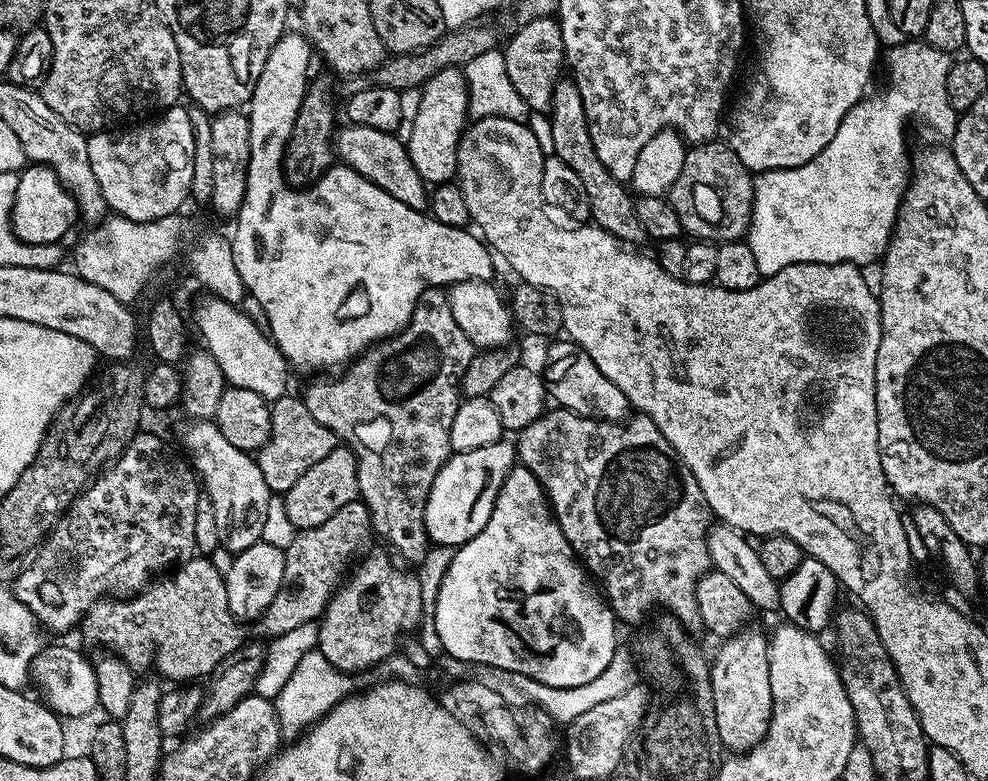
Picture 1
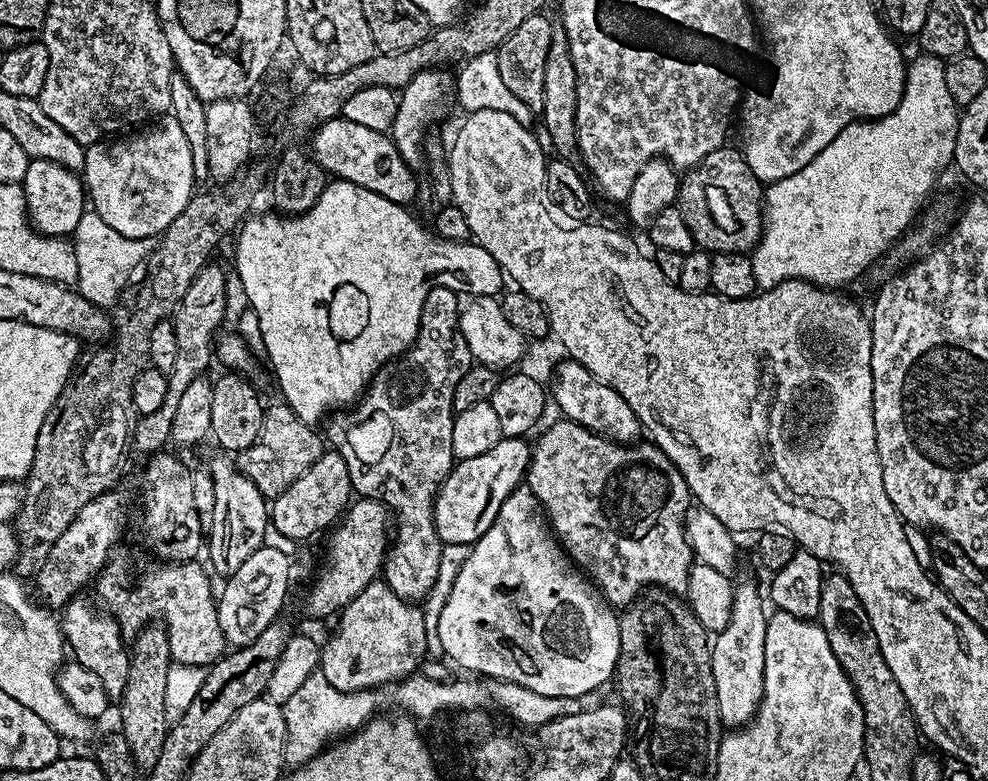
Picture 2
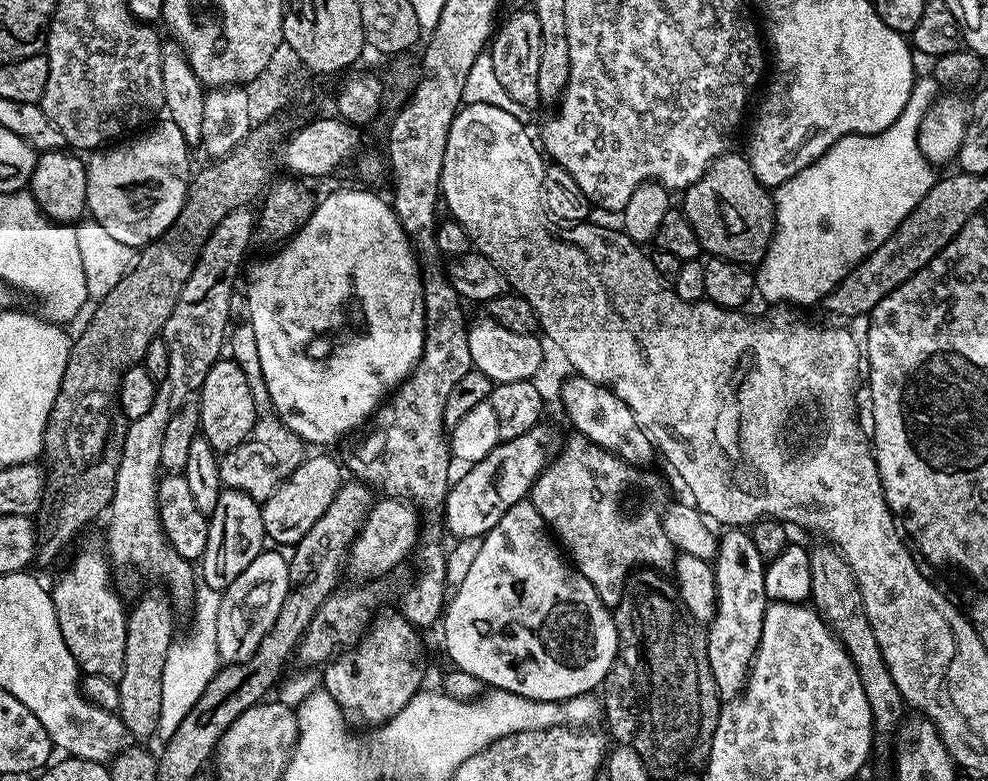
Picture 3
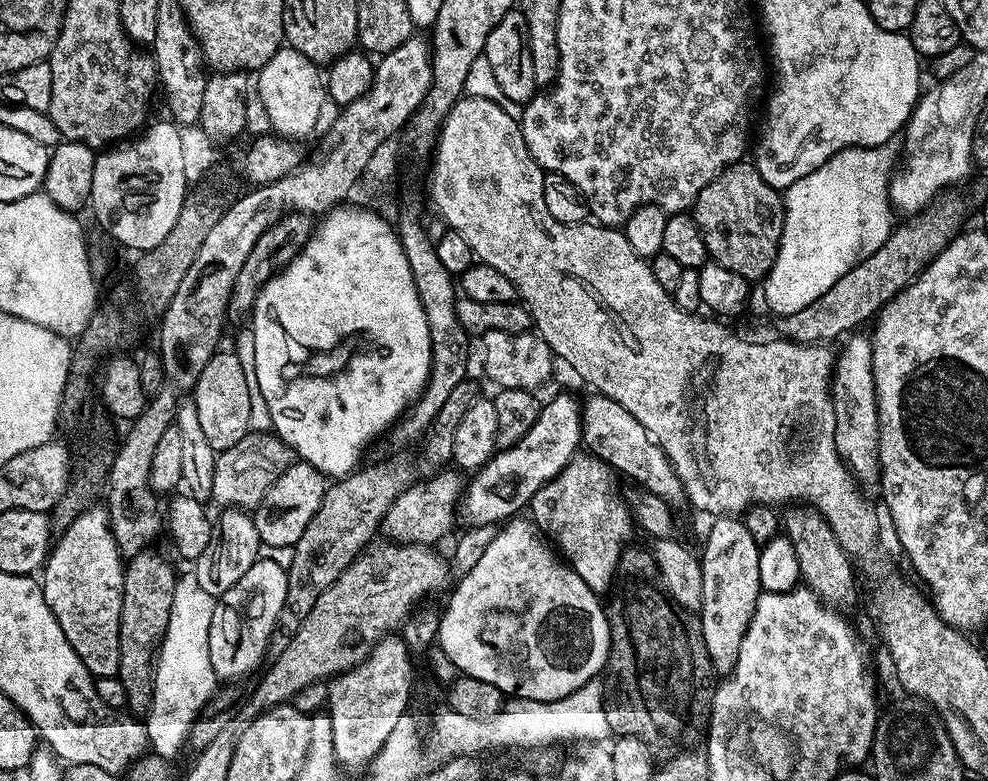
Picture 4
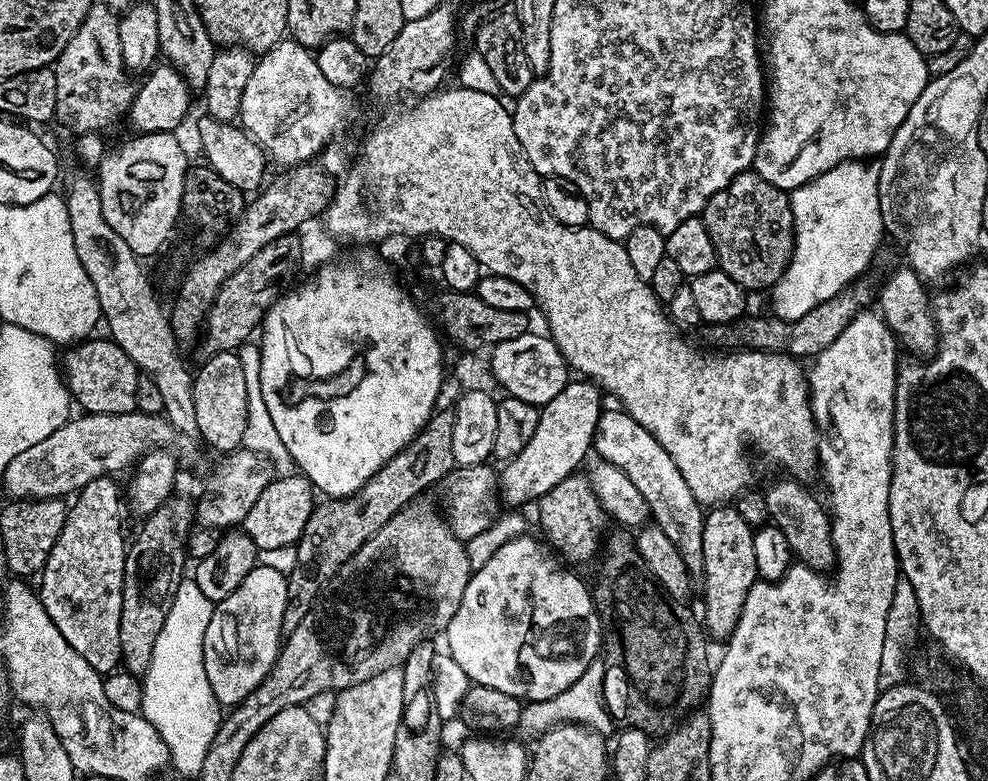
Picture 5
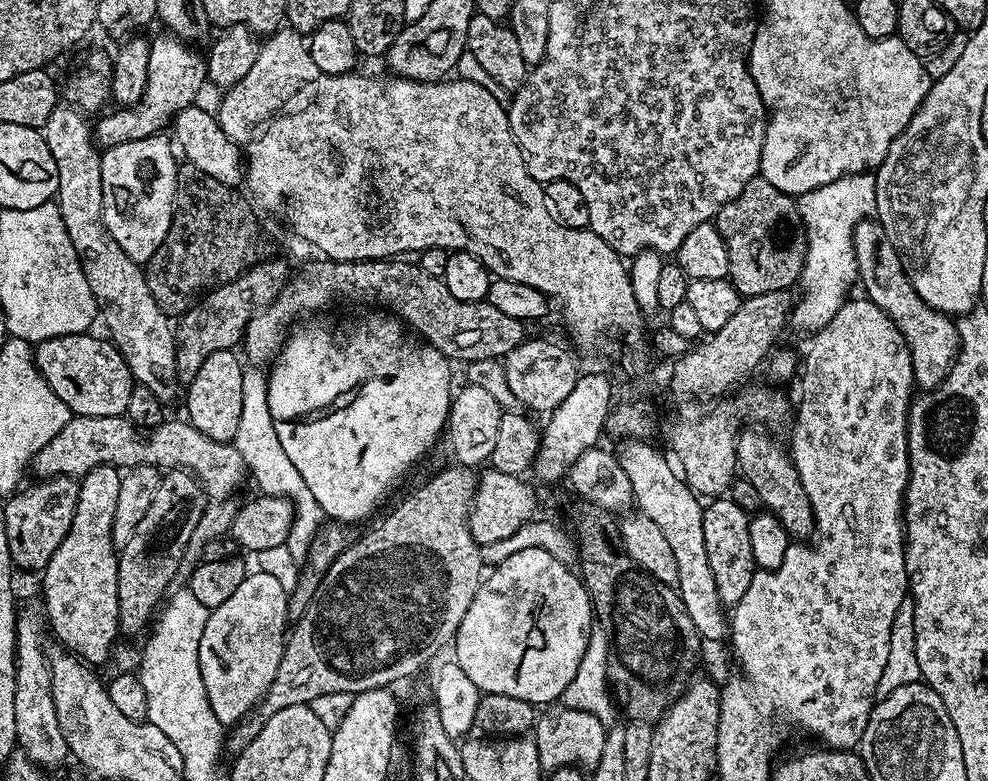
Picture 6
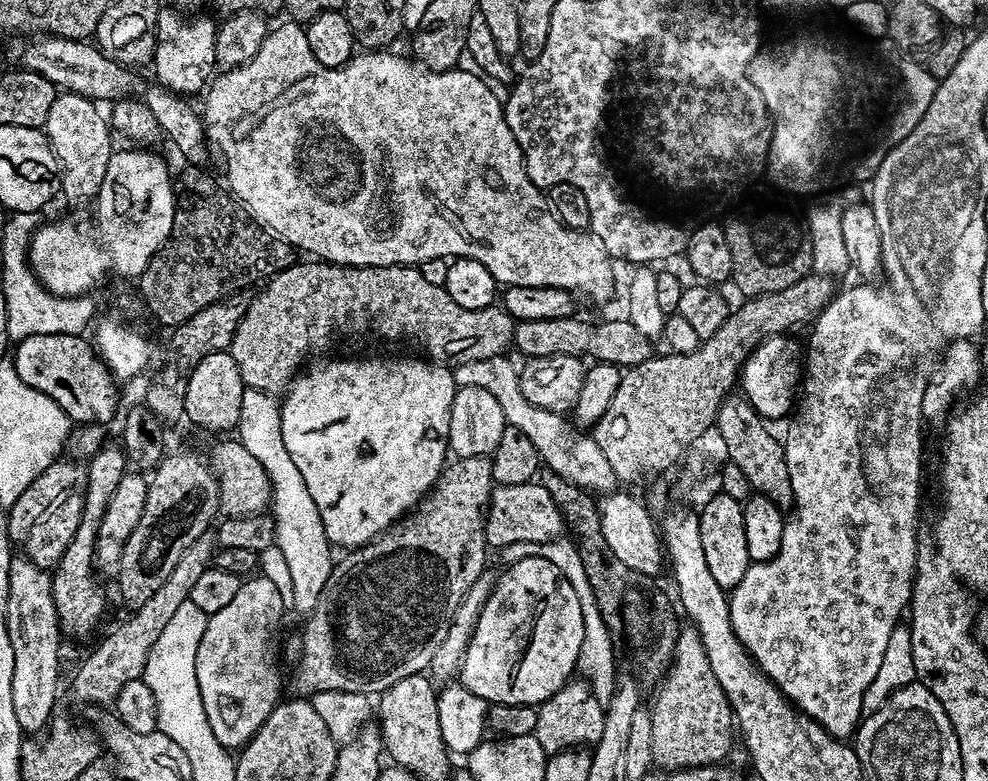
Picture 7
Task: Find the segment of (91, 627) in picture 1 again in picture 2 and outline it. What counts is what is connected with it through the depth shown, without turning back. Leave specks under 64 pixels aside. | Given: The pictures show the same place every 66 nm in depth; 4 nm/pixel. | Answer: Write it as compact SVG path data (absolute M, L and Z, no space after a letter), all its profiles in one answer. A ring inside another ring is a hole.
M124 547L112 549L104 569L94 581L94 589L100 595L99 603L116 621L120 635L135 638L141 628L162 622L175 663L196 667L215 664L225 651L226 641L216 613L218 600L214 592L212 596L212 584L208 581L206 568L204 573L200 562L155 562L148 568L142 557L135 556Z

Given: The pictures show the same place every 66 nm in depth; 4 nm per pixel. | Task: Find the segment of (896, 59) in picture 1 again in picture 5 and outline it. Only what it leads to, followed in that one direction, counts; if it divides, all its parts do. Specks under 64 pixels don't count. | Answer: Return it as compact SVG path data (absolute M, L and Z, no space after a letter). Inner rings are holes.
M847 160L830 170L826 170L826 174L814 178L809 184L803 184L800 189L791 193L790 199L792 201L792 221L796 231L796 241L792 247L792 261L788 263L788 268L782 274L782 278L770 289L770 296L773 296L771 311L775 316L779 319L794 321L802 318L804 314L809 314L810 310L814 310L820 303L834 298L840 291L847 289L854 281L863 277L862 274L867 270L868 263L872 260L872 254L880 244L880 239L885 239L886 233L882 222L882 210L880 209L880 165L868 160ZM811 200L816 203L816 209L813 212L811 206L808 205Z

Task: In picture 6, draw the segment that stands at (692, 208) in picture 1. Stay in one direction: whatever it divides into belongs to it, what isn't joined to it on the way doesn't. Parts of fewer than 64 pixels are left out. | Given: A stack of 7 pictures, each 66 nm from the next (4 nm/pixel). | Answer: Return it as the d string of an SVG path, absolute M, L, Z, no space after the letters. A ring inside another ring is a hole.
M761 175L755 176L750 182L746 182L746 190L742 190L738 198L722 205L714 223L718 234L722 234L722 242L726 242L726 254L730 254L728 279L740 291L741 297L770 294L770 290L791 289L799 281L806 262L808 231L804 229L804 221L800 219L797 201L778 190L778 186L770 186L770 182L766 182Z

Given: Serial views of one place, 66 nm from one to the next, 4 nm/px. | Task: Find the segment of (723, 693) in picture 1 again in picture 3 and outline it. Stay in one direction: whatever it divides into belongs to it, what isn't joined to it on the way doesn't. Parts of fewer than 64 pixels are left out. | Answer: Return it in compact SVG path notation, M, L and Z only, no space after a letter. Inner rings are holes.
M728 530L725 536L719 537L716 546L716 558L712 564L712 570L716 575L716 613L712 616L710 623L707 625L706 631L708 634L708 657L710 658L710 670L714 674L714 682L716 688L724 698L735 698L744 691L744 684L748 681L748 669L752 667L752 655L756 653L758 642L762 638L762 622L764 615L769 606L768 595L766 594L766 574L764 573L766 562L762 558L762 554L758 554L758 546L754 546L751 535L744 530Z

